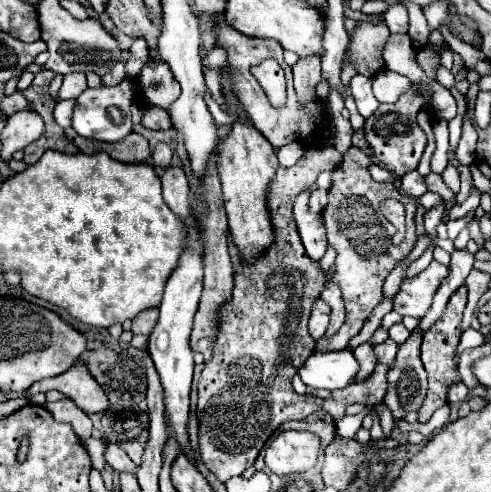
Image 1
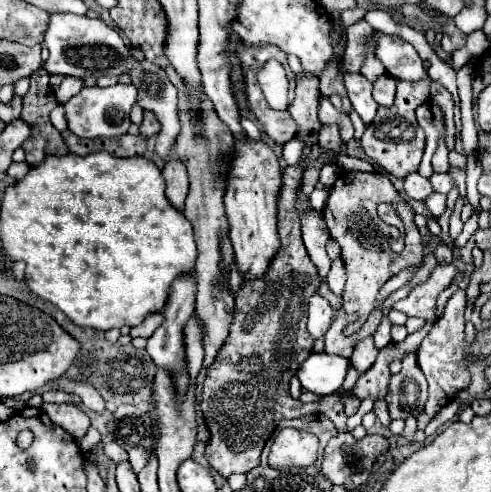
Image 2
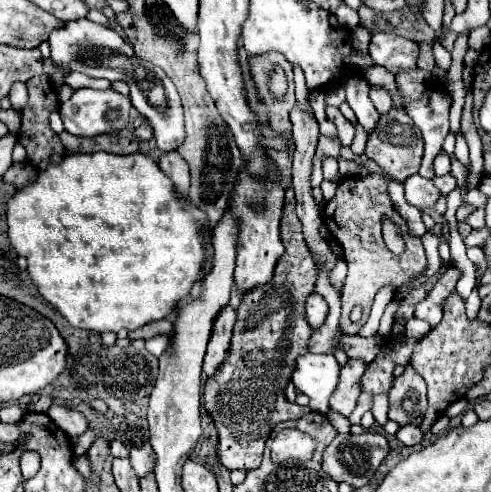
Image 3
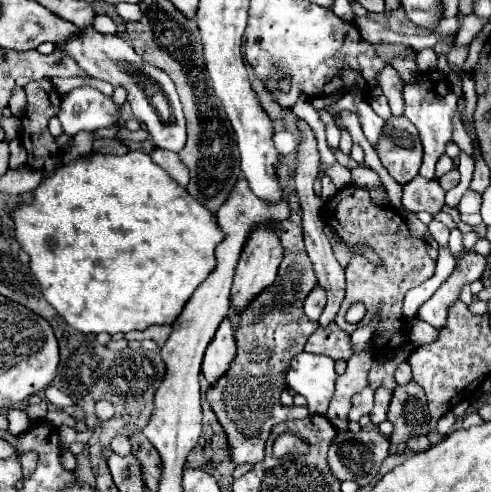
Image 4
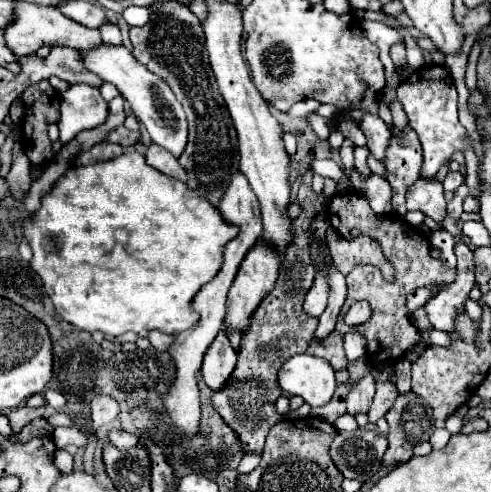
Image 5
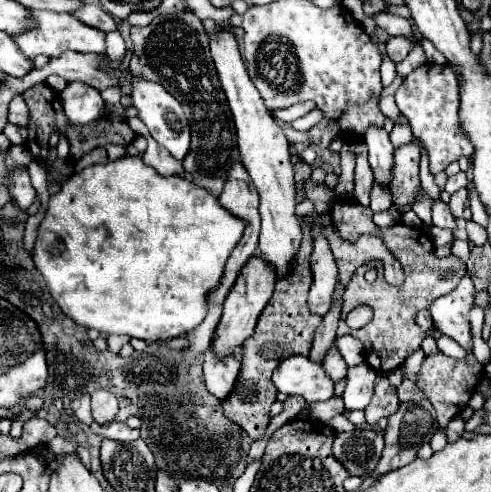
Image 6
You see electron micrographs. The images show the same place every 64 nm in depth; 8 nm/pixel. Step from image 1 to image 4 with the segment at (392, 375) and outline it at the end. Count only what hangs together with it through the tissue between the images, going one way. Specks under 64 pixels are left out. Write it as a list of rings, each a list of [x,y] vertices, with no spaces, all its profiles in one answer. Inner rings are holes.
[[[410,380],[408,384],[398,384],[394,388],[388,420],[394,424],[394,432],[390,436],[390,452],[402,452],[406,448],[406,438],[412,434],[426,434],[428,402],[420,384]]]

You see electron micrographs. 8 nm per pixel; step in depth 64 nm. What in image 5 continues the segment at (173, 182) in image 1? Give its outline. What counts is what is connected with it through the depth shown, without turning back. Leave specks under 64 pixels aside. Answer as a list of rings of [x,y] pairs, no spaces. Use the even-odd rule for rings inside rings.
[[[150,144],[148,152],[146,152],[146,162],[152,164],[154,168],[158,168],[160,172],[164,172],[164,174],[168,174],[168,176],[180,180],[180,182],[186,182],[186,180],[188,180],[188,174],[186,174],[184,168],[180,166],[178,158],[172,156],[168,150],[156,146],[156,144]]]

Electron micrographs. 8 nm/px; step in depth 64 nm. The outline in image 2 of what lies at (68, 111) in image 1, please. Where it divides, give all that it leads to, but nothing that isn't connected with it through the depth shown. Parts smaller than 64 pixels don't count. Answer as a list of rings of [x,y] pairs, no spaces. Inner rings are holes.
[[[58,104],[58,106],[50,112],[50,120],[52,120],[54,128],[60,130],[60,132],[64,132],[64,130],[68,128],[68,124],[66,124],[66,114],[64,114],[64,104]]]

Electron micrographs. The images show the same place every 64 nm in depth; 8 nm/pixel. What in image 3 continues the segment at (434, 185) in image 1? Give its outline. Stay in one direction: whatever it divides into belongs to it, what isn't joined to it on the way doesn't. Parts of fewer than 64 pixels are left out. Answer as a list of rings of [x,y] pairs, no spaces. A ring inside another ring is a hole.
[[[446,174],[446,176],[434,176],[432,182],[436,184],[436,188],[438,188],[444,196],[450,194],[450,192],[456,188],[456,180],[454,180],[450,174]]]

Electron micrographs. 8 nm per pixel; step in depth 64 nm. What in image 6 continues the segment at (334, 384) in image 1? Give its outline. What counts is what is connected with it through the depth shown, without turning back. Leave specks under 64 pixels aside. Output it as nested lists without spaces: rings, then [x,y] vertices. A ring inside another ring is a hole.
[[[292,356],[280,362],[272,374],[272,382],[282,394],[298,394],[306,404],[324,402],[334,396],[334,382],[326,374],[322,362],[314,362],[308,356]]]

